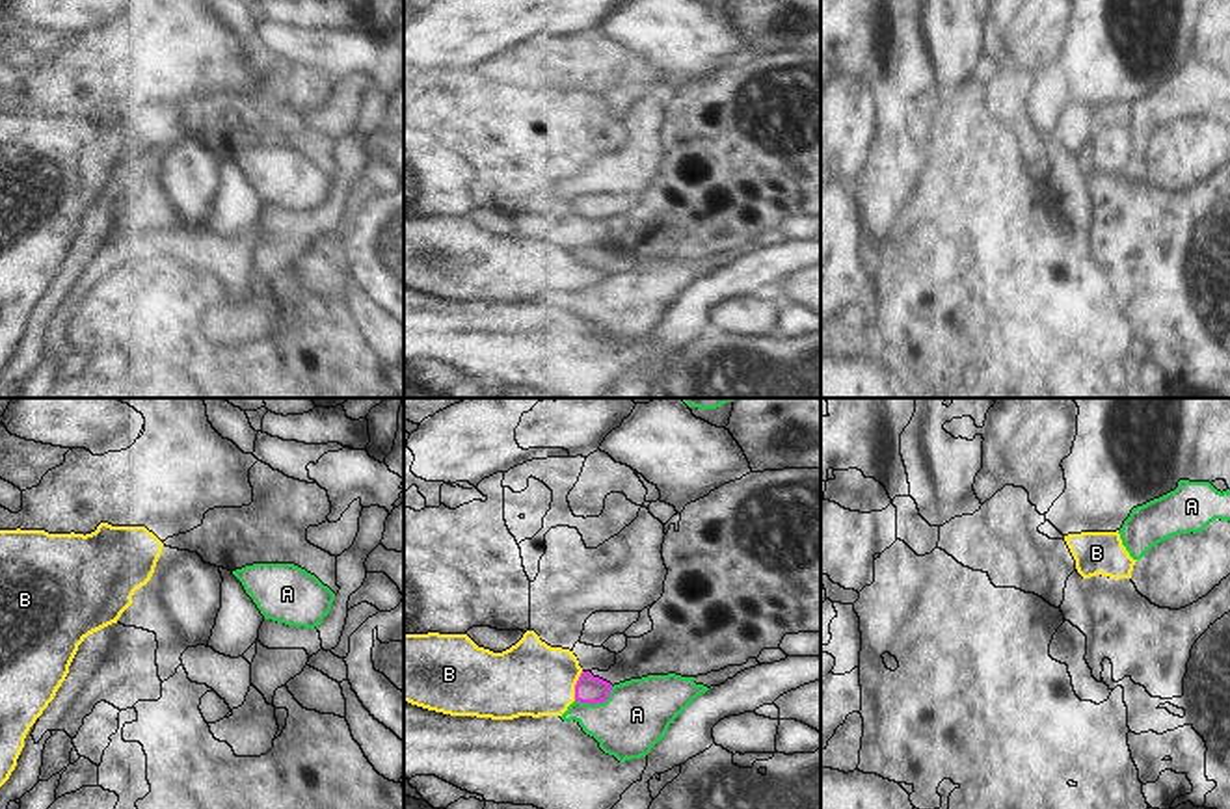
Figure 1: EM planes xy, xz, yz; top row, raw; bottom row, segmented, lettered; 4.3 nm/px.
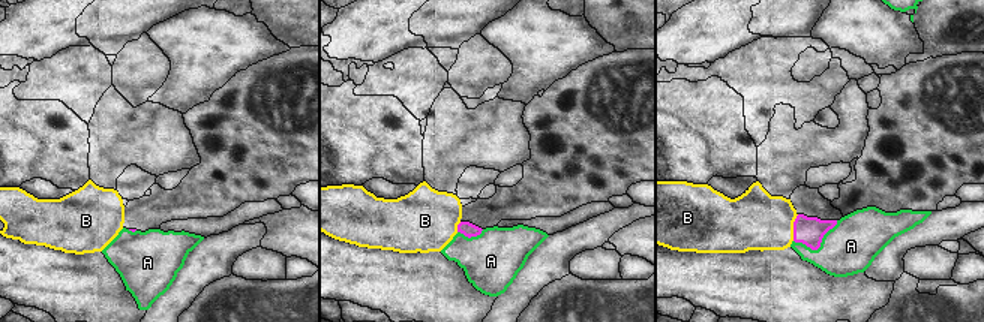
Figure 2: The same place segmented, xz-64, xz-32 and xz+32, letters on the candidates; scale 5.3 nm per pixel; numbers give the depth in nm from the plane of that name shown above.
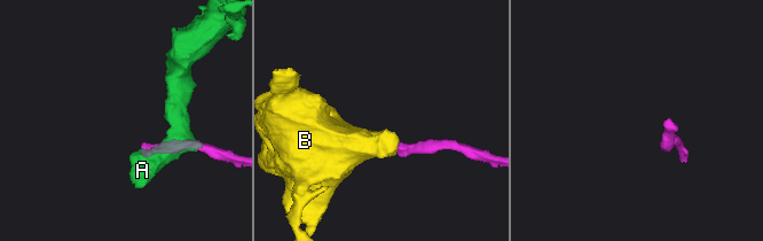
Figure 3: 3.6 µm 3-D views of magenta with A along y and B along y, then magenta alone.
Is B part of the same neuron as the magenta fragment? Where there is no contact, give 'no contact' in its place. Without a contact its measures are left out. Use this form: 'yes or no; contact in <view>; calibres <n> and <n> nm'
yes; contact in xz; calibres 120 and 320 nm

